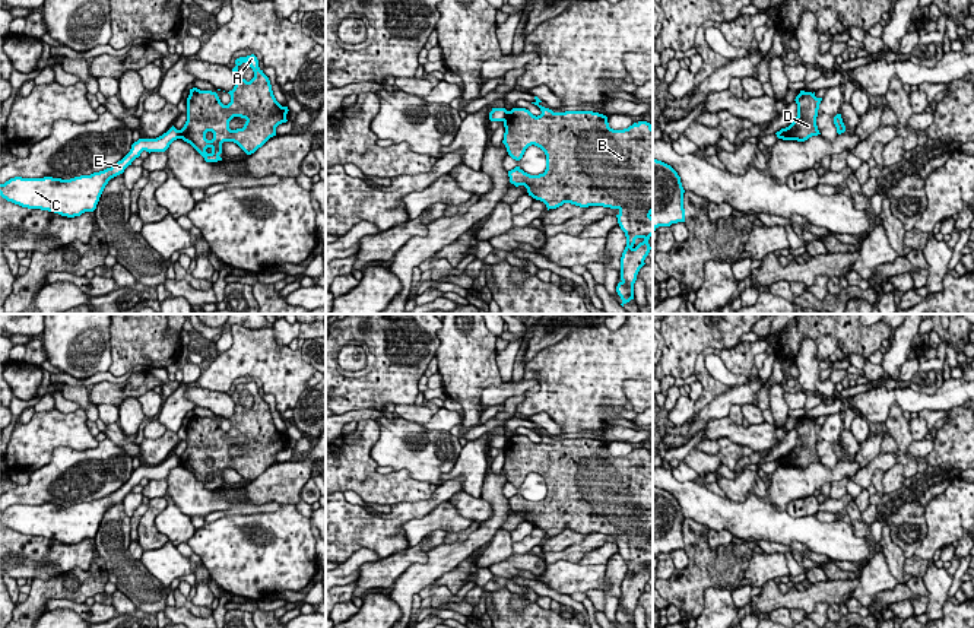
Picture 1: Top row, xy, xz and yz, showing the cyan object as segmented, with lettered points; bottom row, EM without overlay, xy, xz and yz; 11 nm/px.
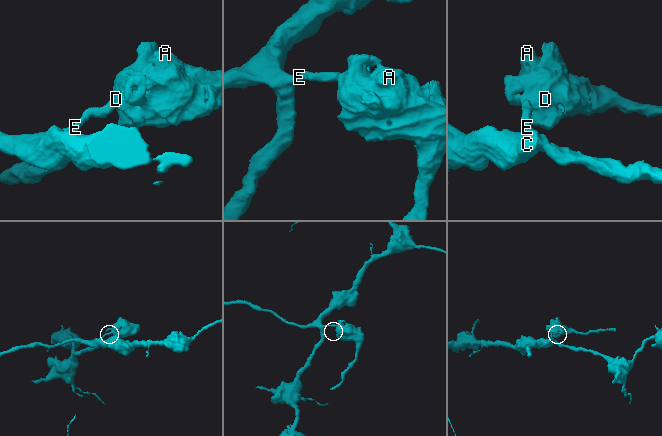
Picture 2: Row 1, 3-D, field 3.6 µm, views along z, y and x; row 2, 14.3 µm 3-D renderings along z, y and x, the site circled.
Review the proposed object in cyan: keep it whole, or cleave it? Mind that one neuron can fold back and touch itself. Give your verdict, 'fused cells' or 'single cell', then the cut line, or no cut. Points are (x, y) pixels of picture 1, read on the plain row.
fused cells | xz (508, 438), (503, 447)

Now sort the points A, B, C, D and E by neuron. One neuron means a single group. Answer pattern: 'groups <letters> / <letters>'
groups A B D / C E

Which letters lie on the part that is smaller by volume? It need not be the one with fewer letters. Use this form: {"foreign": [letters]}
{"foreign": ["A", "B", "D"]}

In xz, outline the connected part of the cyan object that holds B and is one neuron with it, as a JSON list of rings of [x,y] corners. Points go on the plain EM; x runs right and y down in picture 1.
[[[534,424],[534,432],[542,438],[533,443],[526,435],[513,435],[504,447],[504,467],[508,482],[520,488],[532,472],[546,482],[543,501],[530,502],[520,494],[508,498],[510,510],[524,513],[529,523],[540,527],[549,536],[564,530],[580,535],[603,533],[618,536],[618,551],[626,564],[626,574],[621,584],[621,609],[616,619],[622,628],[634,627],[634,610],[640,596],[645,591],[653,562],[653,454],[647,448],[638,448],[624,457],[609,454],[607,444],[593,438],[553,440],[540,432]]]

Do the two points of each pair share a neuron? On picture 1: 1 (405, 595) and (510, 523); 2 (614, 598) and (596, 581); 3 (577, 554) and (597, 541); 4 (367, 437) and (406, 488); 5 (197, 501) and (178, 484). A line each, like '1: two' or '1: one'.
1: two
2: two
3: one
4: one
5: one

